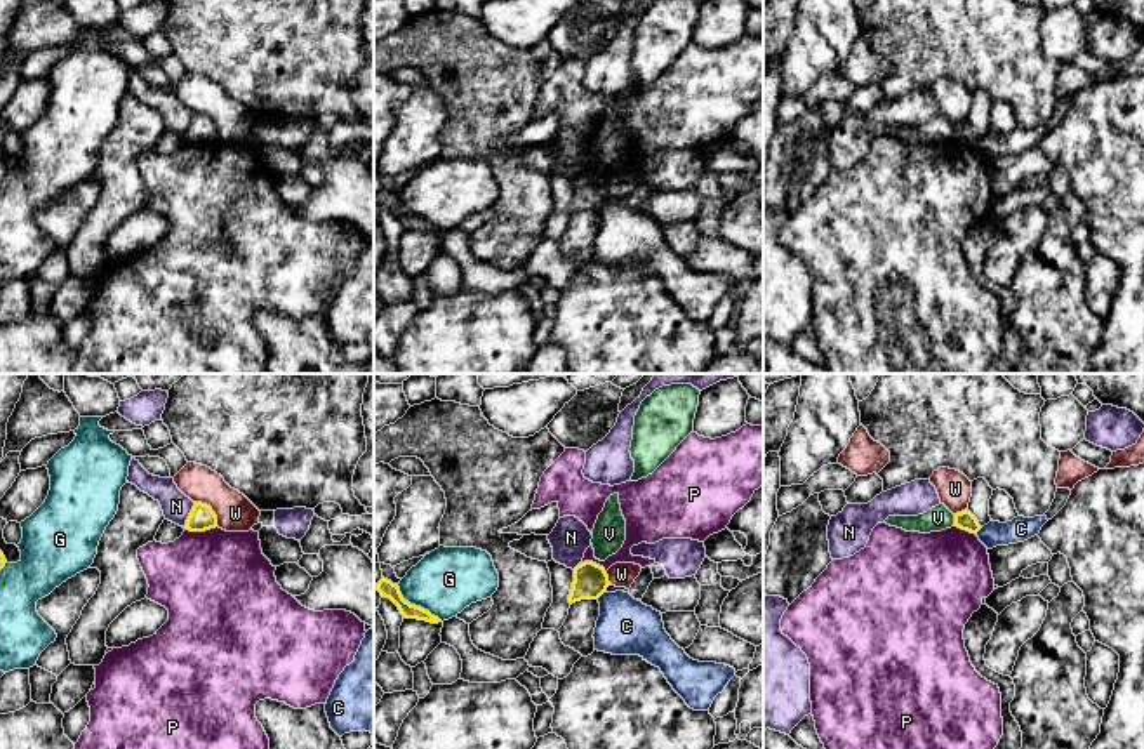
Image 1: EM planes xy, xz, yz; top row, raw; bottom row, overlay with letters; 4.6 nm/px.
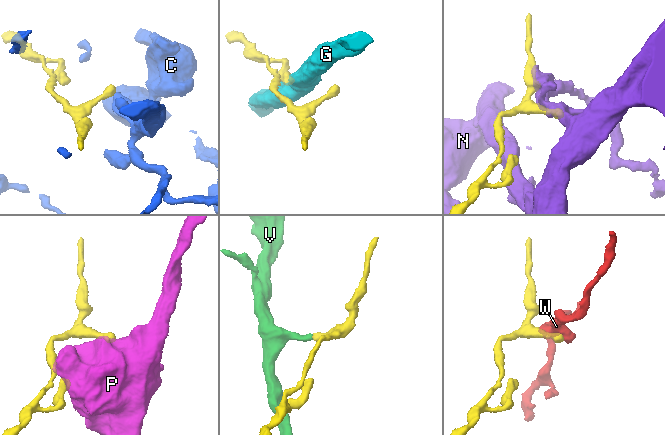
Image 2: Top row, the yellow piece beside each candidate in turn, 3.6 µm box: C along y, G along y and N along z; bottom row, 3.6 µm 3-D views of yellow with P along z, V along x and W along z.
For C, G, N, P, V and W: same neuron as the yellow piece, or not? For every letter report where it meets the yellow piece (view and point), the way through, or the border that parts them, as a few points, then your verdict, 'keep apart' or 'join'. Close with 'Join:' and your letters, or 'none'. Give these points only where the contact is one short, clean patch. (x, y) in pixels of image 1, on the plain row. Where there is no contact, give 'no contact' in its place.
C: xz (600, 205) | along xz (605, 200), (597, 209) | keep apart
G: xz (414, 216) | keep apart
N: xy (190, 125) | keep apart
P: xy (200, 141) | keep apart
V: yz (955, 131) | along yz (953, 125), (955, 136) | keep apart
W: xy (211, 120) | keep apart
Join: none

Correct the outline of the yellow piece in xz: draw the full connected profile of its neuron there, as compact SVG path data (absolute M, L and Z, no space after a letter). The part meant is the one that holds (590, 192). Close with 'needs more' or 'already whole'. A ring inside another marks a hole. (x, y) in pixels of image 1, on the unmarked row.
M584 172L574 179L574 193L569 205L569 214L581 210L598 210L610 196L603 177Z; already whole

